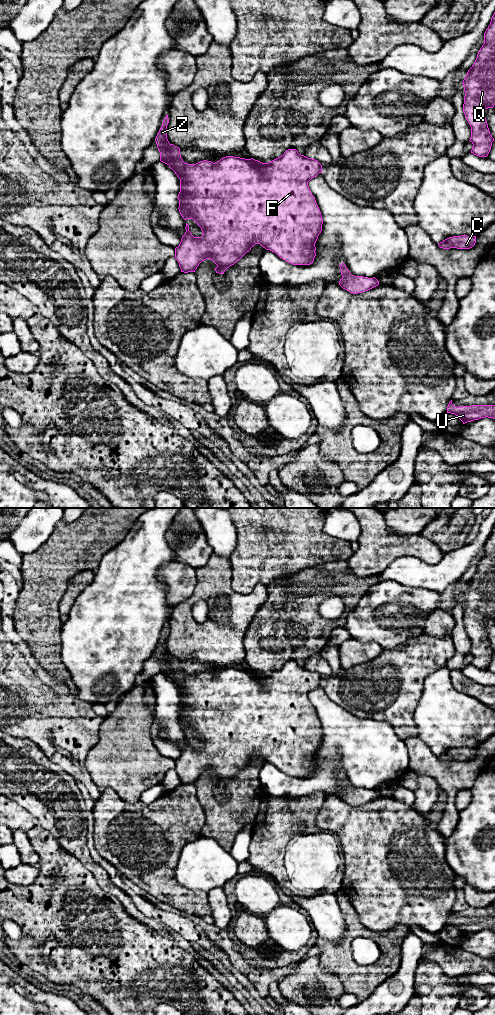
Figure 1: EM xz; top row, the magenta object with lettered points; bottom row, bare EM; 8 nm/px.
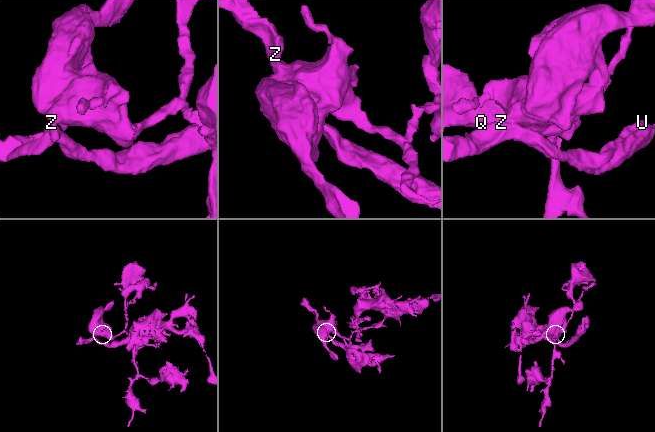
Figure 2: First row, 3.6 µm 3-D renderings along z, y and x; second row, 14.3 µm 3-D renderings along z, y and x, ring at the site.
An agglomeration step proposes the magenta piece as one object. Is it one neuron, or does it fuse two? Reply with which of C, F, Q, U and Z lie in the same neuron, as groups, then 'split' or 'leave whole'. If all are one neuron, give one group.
groups C F Q / U Z; split

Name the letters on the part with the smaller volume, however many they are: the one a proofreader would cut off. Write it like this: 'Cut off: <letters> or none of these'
Cut off: U, Z

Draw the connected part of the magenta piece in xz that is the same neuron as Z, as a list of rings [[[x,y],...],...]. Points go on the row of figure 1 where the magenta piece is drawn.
[[[168,115],[163,120],[162,126],[155,138],[157,148],[160,152],[160,161],[169,165],[170,158],[168,156],[167,147],[169,146],[169,141],[167,139],[167,125],[169,123]]]

